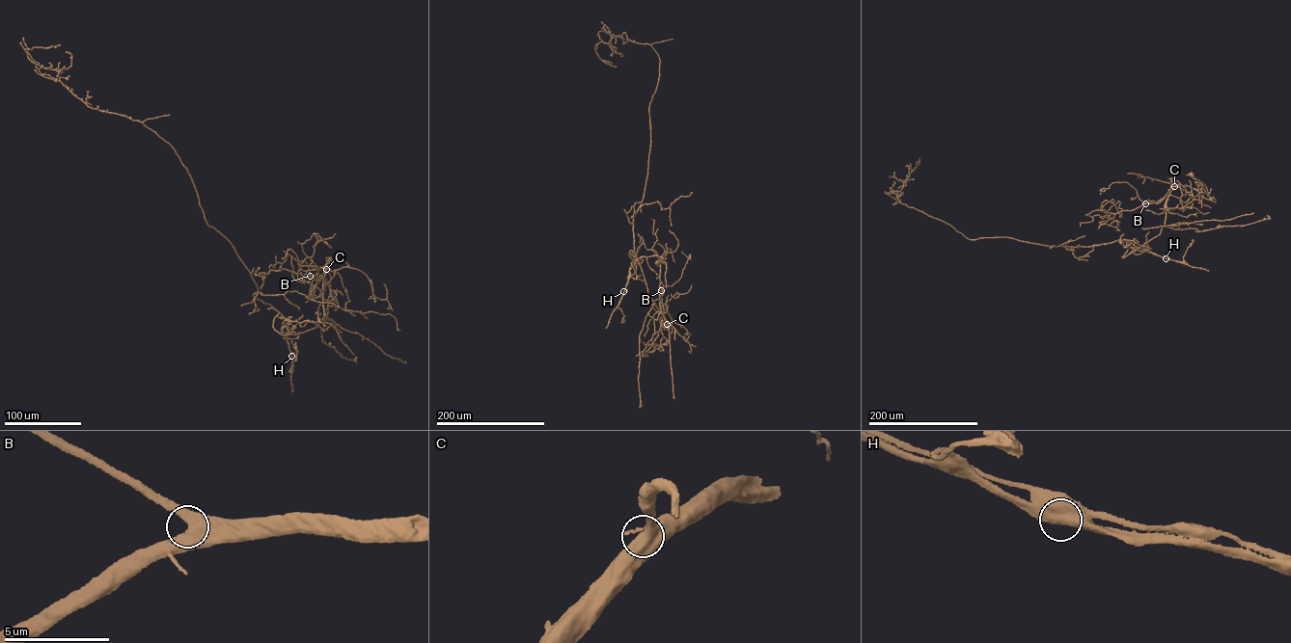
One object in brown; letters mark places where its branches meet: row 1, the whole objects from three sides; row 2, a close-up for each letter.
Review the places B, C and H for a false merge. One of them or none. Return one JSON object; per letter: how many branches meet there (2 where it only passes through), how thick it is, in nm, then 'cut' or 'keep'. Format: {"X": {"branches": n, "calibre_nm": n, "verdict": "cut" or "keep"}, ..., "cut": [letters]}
{"B": {"branches": 2, "calibre_nm": 650, "verdict": "keep"}, "C": {"branches": 2, "calibre_nm": 700, "verdict": "keep"}, "H": {"branches": 2, "calibre_nm": 700, "verdict": "cut"}, "cut": ["H"]}

